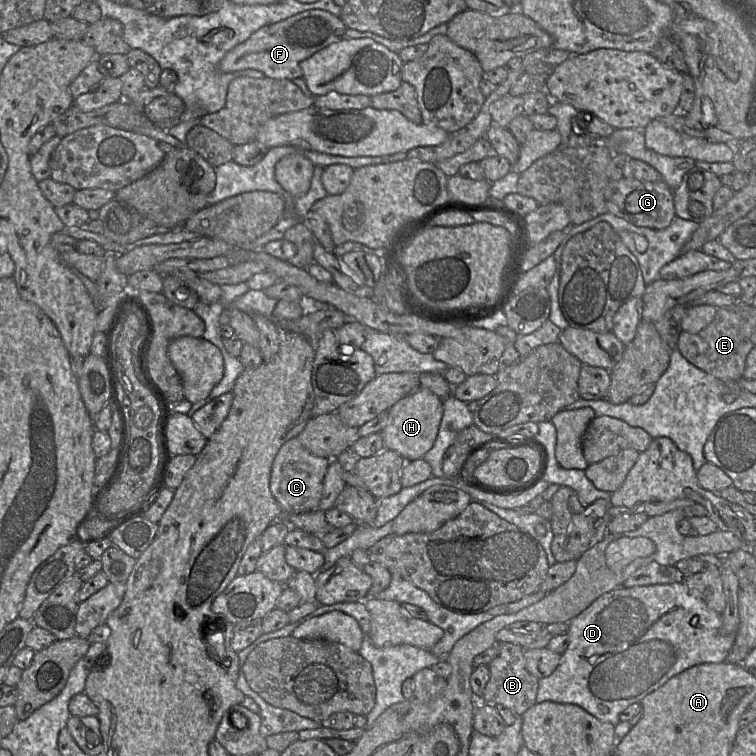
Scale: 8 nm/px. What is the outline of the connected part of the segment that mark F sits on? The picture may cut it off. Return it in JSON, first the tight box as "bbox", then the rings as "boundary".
{"bbox":[219,10,346,80],"boundary":[[[305,10],[258,29],[222,58],[219,69],[223,73],[255,69],[273,79],[294,80],[303,77],[303,71],[300,68],[301,61],[328,45],[346,38],[346,29],[340,17],[326,10]]]}

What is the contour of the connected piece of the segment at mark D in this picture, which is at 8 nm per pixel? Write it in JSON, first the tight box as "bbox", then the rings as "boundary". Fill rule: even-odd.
{"bbox":[536,582,736,722],"boundary":[[[682,582],[622,587],[599,596],[568,625],[569,644],[560,664],[548,677],[539,679],[536,702],[576,704],[602,722],[615,721],[628,706],[640,703],[649,693],[688,668],[726,660],[736,634],[722,634],[722,614],[710,609]]]}

